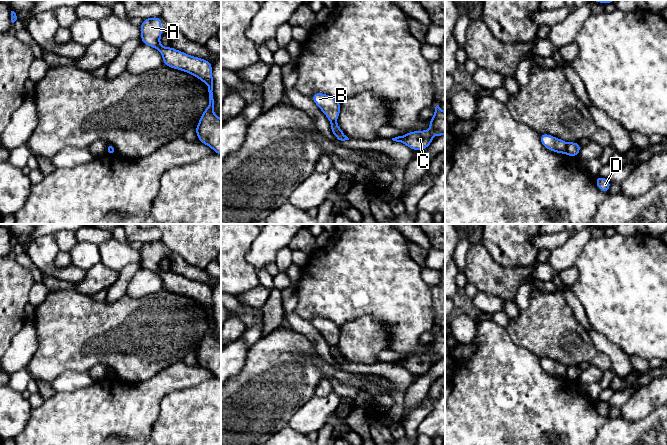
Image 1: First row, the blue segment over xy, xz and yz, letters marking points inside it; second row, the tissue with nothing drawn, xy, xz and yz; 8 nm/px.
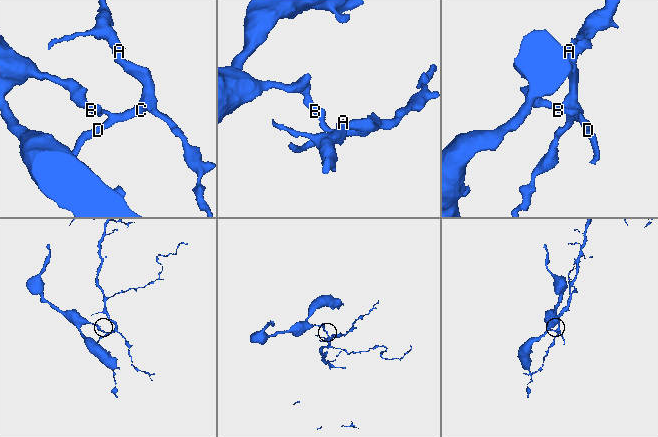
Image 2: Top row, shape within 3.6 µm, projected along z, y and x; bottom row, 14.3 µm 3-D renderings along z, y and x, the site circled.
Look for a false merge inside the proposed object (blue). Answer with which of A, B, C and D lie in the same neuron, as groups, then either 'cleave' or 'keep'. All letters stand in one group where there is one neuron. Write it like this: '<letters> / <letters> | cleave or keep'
A C D / B | cleave

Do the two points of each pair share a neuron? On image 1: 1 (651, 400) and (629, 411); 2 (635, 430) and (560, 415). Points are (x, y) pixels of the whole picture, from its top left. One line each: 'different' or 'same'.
1: same
2: different

